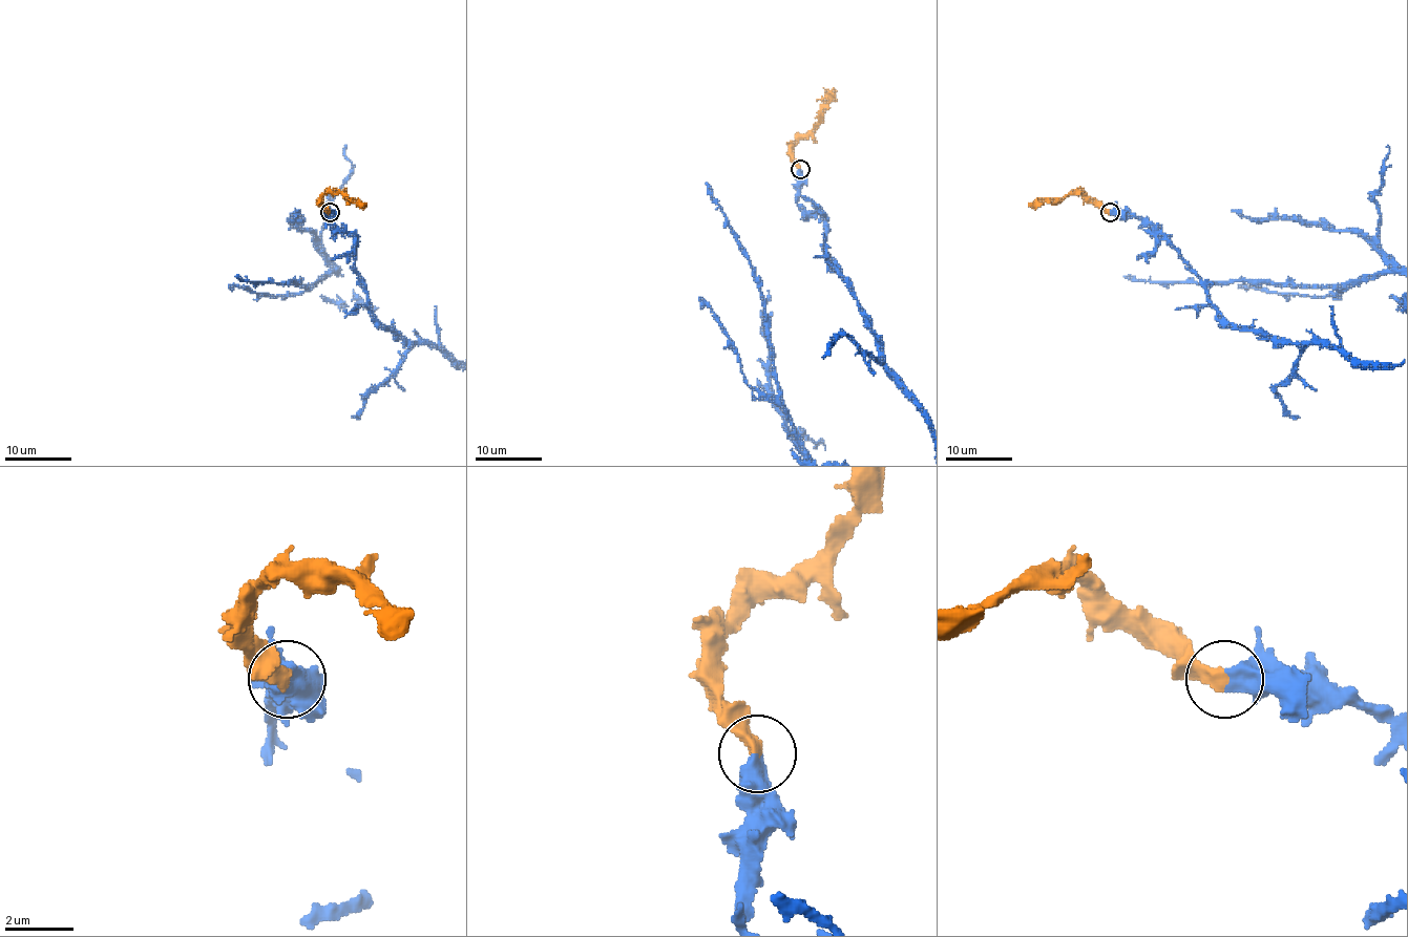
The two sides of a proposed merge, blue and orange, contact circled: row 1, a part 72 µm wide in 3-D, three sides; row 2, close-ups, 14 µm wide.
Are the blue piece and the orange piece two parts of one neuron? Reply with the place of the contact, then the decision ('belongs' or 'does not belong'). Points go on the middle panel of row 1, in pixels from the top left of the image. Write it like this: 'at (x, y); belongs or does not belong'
at (800, 169); belongs

